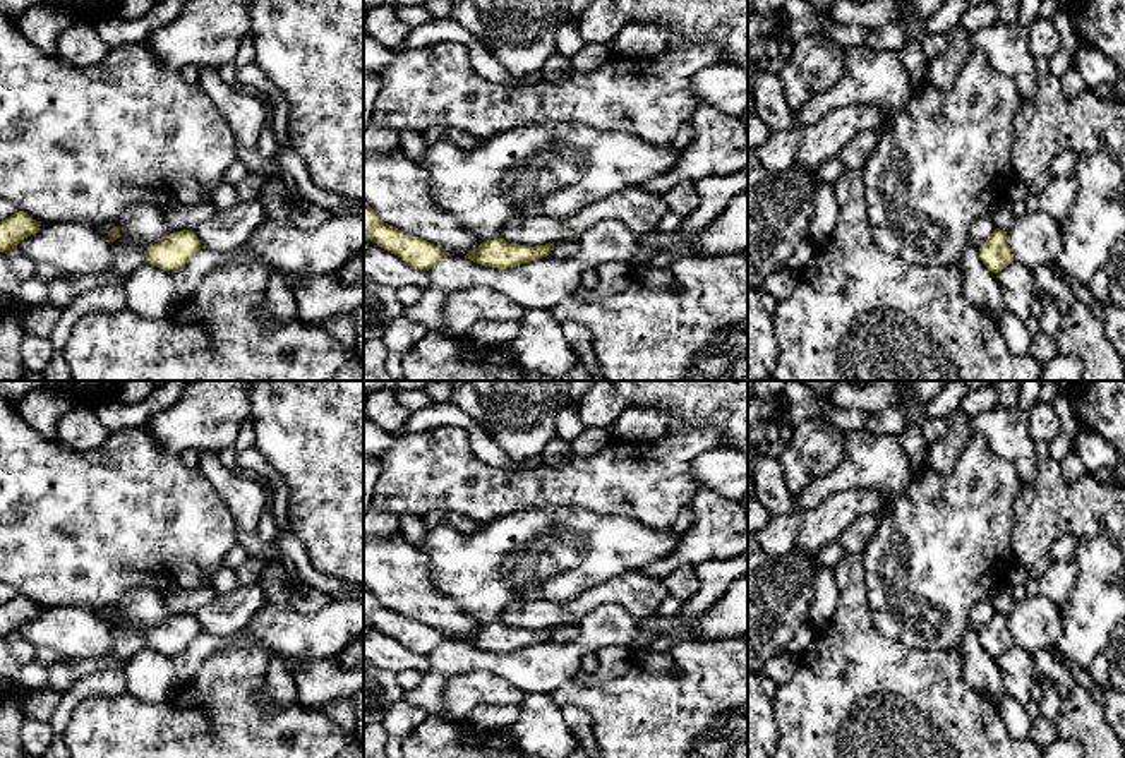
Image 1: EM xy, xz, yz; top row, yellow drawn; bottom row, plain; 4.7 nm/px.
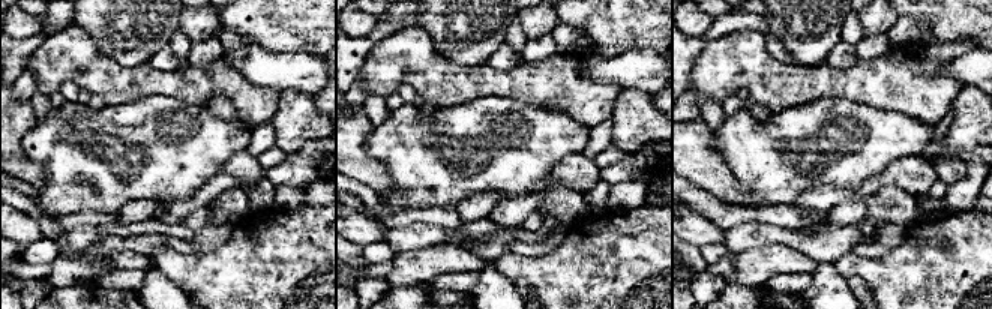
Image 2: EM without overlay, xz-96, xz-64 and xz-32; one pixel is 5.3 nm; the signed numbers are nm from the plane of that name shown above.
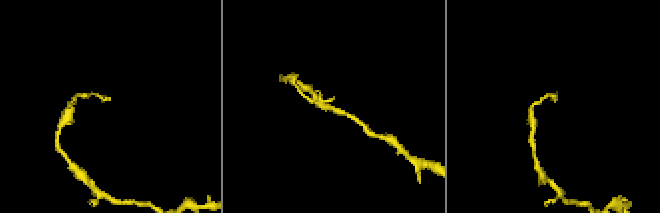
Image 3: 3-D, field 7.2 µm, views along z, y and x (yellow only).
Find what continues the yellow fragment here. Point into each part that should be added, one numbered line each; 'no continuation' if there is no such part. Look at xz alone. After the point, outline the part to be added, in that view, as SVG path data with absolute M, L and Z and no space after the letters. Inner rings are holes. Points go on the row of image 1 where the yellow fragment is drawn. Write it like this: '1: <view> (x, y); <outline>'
no continuation

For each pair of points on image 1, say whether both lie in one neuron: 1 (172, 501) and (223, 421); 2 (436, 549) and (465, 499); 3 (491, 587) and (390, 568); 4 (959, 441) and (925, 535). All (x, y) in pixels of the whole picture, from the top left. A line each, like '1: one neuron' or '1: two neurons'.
1: two neurons
2: two neurons
3: two neurons
4: two neurons

